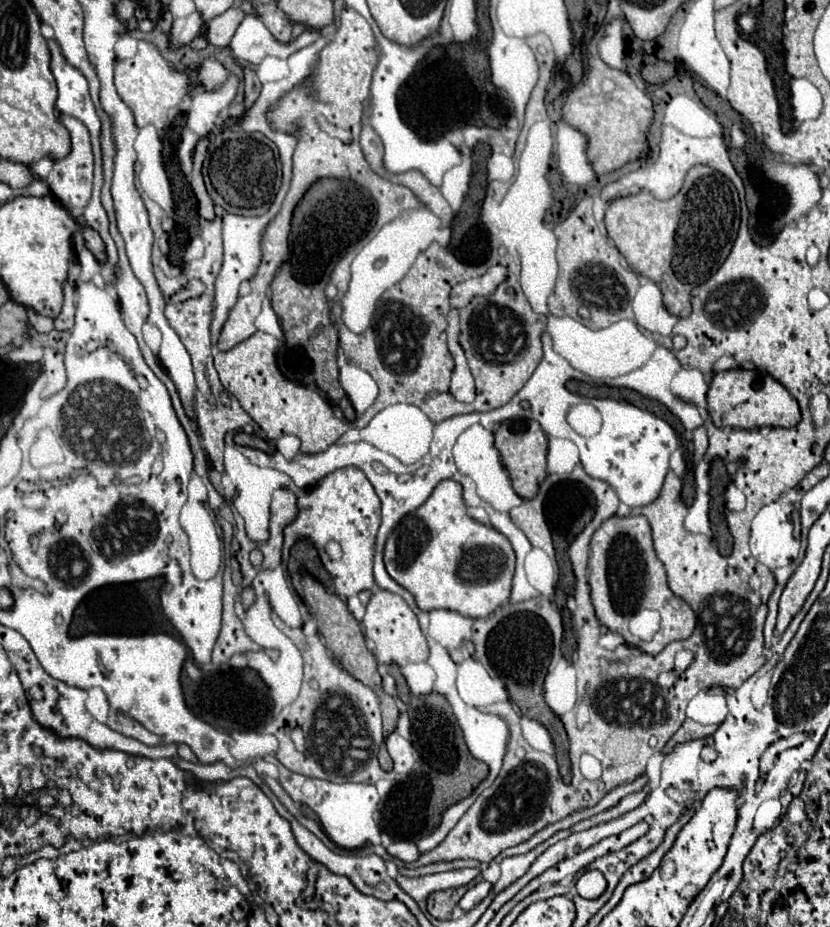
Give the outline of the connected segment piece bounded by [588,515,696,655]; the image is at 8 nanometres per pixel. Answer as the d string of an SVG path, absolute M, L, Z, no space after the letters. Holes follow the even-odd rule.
M628 515L628 517L608 517L592 535L590 541L590 561L588 561L588 585L590 597L596 609L596 617L610 631L624 637L626 643L642 649L644 653L660 653L668 643L678 639L688 639L696 625L696 615L690 605L676 597L668 583L662 561L656 557L652 545L652 531L648 519L644 515ZM638 609L656 609L662 615L660 631L654 635L650 643L636 639L628 631L630 615Z

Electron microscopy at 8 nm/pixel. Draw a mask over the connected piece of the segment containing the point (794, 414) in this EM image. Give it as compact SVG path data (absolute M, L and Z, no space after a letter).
M728 369L720 371L712 377L710 389L708 389L708 413L716 427L740 427L740 429L758 429L764 425L770 427L794 427L800 421L800 409L798 401L788 393L788 389L778 383L770 373L760 369Z

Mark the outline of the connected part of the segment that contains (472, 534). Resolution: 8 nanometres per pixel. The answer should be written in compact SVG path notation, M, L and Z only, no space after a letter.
M440 481L432 495L414 513L408 513L386 541L386 571L406 587L422 611L450 609L464 617L488 617L496 607L510 599L514 575L514 551L508 539L496 529L468 517L462 499L462 485L456 481Z

